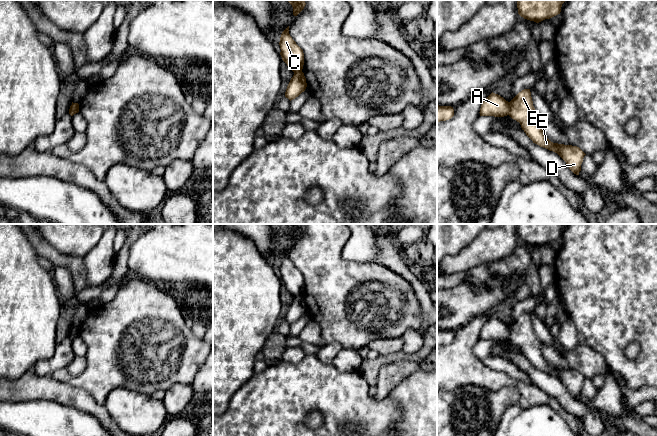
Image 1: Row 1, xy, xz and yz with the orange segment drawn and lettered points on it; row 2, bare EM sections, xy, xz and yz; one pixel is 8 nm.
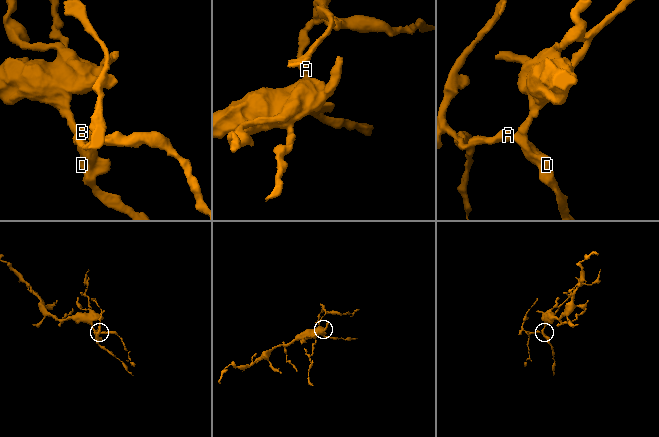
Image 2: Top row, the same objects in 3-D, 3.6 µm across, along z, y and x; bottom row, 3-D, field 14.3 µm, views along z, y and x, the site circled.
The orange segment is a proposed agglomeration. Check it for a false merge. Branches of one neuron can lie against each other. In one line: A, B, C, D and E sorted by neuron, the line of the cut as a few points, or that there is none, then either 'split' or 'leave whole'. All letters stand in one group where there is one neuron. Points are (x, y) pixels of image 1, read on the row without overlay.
A C / B D E; cut in yz along (509, 326), (509, 336), (507, 338); split

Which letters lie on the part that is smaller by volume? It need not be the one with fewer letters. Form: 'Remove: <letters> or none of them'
Remove: A, C

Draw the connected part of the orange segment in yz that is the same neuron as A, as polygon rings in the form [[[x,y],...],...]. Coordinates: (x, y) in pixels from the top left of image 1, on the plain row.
[[[491,317],[482,327],[480,340],[504,341],[509,338],[509,326],[498,318]]]

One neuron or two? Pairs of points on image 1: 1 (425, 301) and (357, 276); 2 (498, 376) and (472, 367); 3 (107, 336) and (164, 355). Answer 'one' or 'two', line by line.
1: two
2: one
3: one

